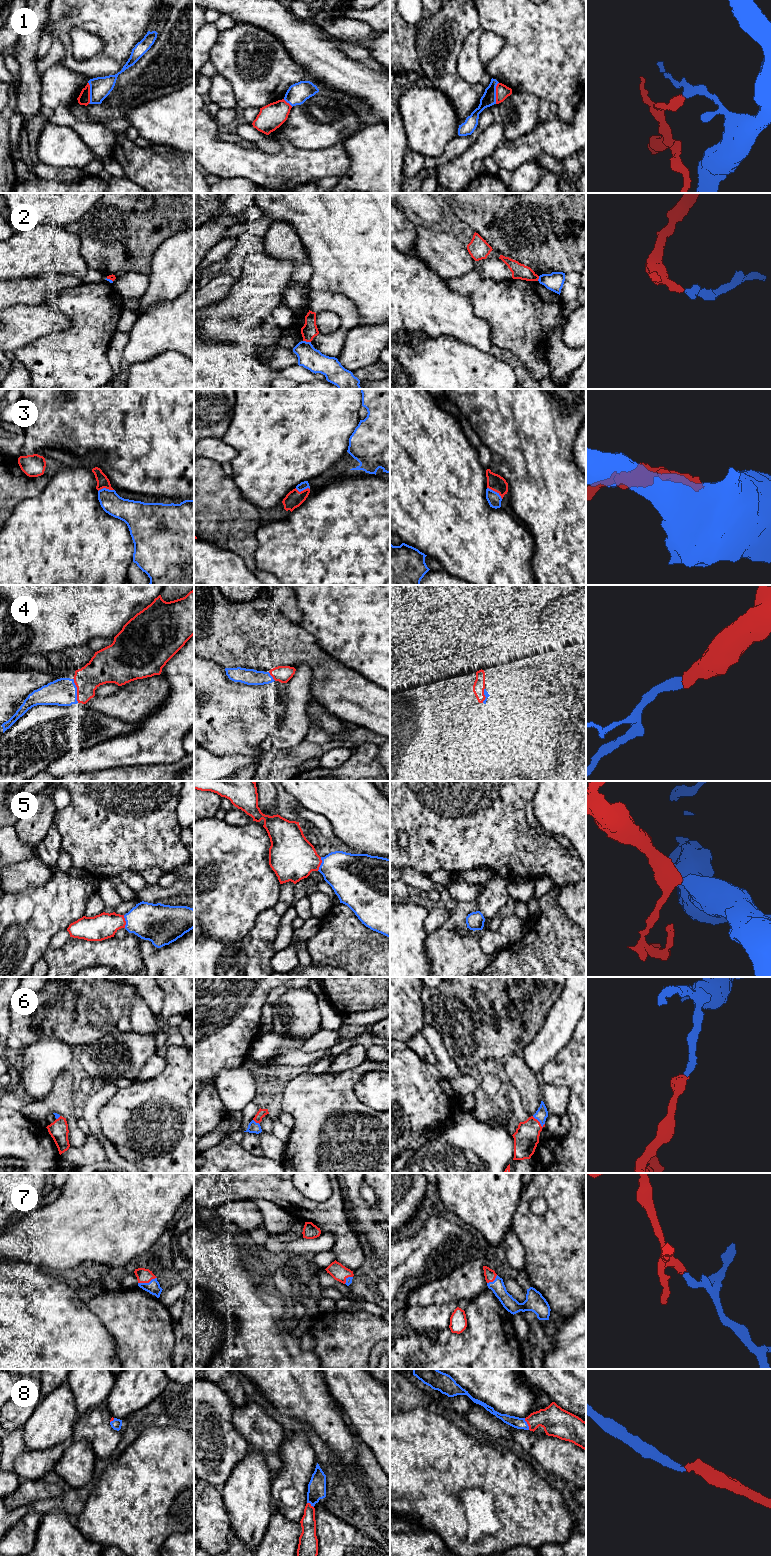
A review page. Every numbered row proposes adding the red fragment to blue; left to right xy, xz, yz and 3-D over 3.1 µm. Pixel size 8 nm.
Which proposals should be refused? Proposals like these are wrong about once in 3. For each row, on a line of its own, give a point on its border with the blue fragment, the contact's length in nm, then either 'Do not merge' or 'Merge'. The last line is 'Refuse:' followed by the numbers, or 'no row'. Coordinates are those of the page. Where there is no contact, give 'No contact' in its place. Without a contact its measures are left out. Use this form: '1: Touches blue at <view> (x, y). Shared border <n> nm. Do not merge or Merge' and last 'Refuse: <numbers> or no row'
1: Touches blue at xy (90, 93). Shared border 180 nm. Do not merge
2: Touches blue at xz (307, 342). Shared border 70 nm. Do not merge
3: Touches blue at yz (494, 491). Shared border 160 nm. Merge
4: Touches blue at xy (76, 690). Shared border 200 nm. Merge
5: Touches blue at xz (321, 864). Shared border 120 nm. Merge
6: Touches blue at yz (538, 1120). Shared border 130 nm. Merge
7: Touches blue at xy (147, 1283). Shared border 160 nm. Merge
8: Touches blue at yz (527, 1424). Shared border 100 nm. Merge
Refuse: 1, 2

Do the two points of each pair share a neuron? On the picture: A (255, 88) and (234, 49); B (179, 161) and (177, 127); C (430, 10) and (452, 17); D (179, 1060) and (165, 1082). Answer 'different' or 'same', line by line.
A: same
B: different
C: different
D: same

